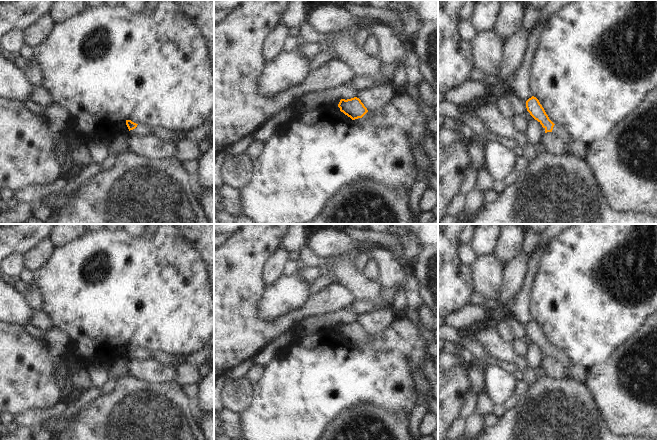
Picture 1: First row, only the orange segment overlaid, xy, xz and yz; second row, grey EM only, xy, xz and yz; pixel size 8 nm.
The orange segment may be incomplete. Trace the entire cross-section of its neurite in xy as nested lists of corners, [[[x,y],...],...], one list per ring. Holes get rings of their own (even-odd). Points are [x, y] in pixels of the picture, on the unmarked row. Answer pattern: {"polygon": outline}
{"polygon": [[[126,344],[126,349],[129,353],[128,359],[150,359],[150,350],[144,348],[136,348],[131,344]]]}

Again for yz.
{"polygon": [[[532,320],[526,325],[526,332],[530,339],[542,349],[545,353],[545,357],[553,356],[567,368],[571,368],[574,365],[566,352],[561,349],[554,348],[549,343],[544,332],[536,321]]]}

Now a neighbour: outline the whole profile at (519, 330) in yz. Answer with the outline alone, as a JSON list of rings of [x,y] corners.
[[[507,313],[500,318],[504,318],[508,322],[516,339],[523,339],[527,336],[526,326],[519,322],[512,314]]]

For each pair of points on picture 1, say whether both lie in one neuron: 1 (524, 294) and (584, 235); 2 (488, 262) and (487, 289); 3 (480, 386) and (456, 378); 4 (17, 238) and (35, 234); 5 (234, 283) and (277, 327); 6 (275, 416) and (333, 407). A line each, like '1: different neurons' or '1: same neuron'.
1: different neurons
2: same neuron
3: different neurons
4: same neuron
5: same neuron
6: same neuron

